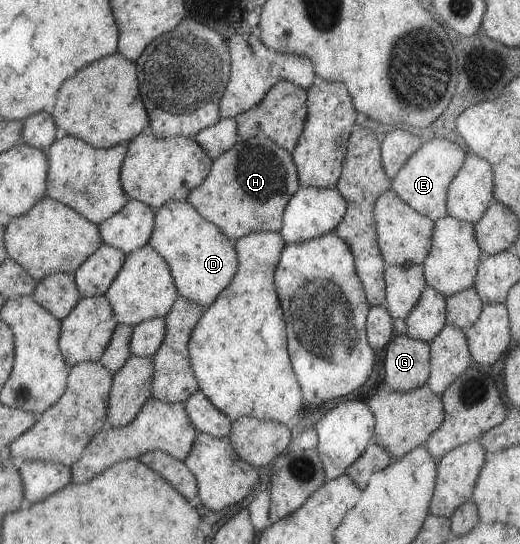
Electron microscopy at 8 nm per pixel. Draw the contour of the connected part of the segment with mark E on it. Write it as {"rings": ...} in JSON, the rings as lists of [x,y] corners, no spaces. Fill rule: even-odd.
{"rings":[[[434,138],[423,141],[391,180],[391,190],[416,213],[435,222],[447,215],[445,201],[448,184],[461,168],[466,156],[465,151],[450,140]]]}

